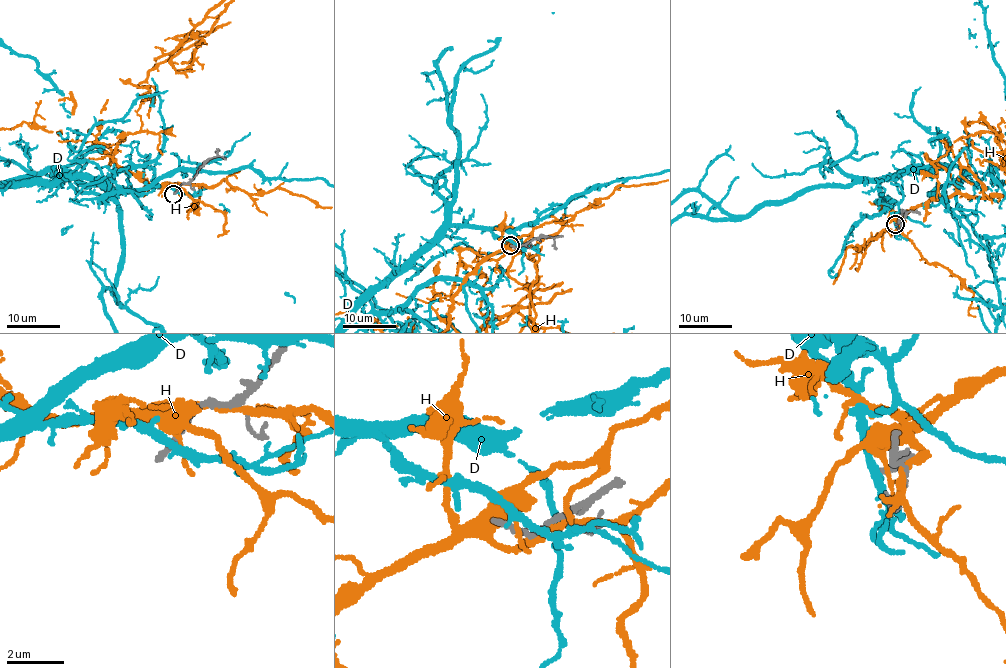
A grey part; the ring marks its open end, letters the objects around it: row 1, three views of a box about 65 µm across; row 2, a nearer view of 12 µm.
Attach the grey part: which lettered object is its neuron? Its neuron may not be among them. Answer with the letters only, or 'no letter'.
no letter

